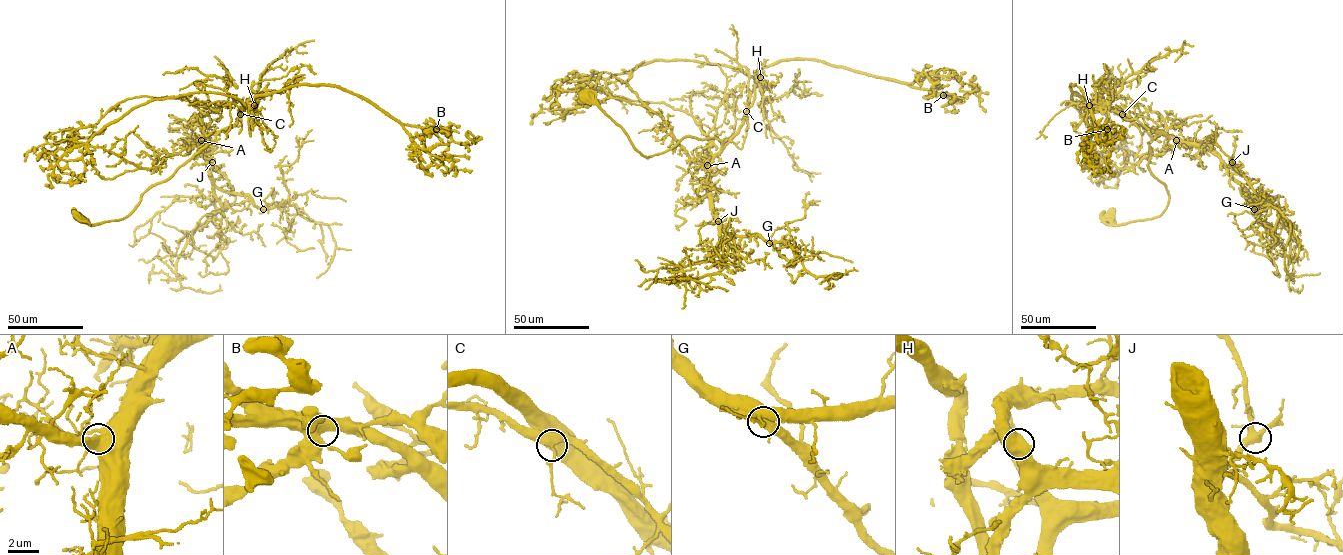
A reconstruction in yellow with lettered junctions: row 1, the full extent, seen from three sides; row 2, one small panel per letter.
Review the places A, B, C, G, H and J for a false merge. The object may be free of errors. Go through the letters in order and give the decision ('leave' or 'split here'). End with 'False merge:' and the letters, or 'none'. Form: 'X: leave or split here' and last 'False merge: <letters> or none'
A: leave
B: leave
C: split here
G: leave
H: leave
J: leave
False merge: C

